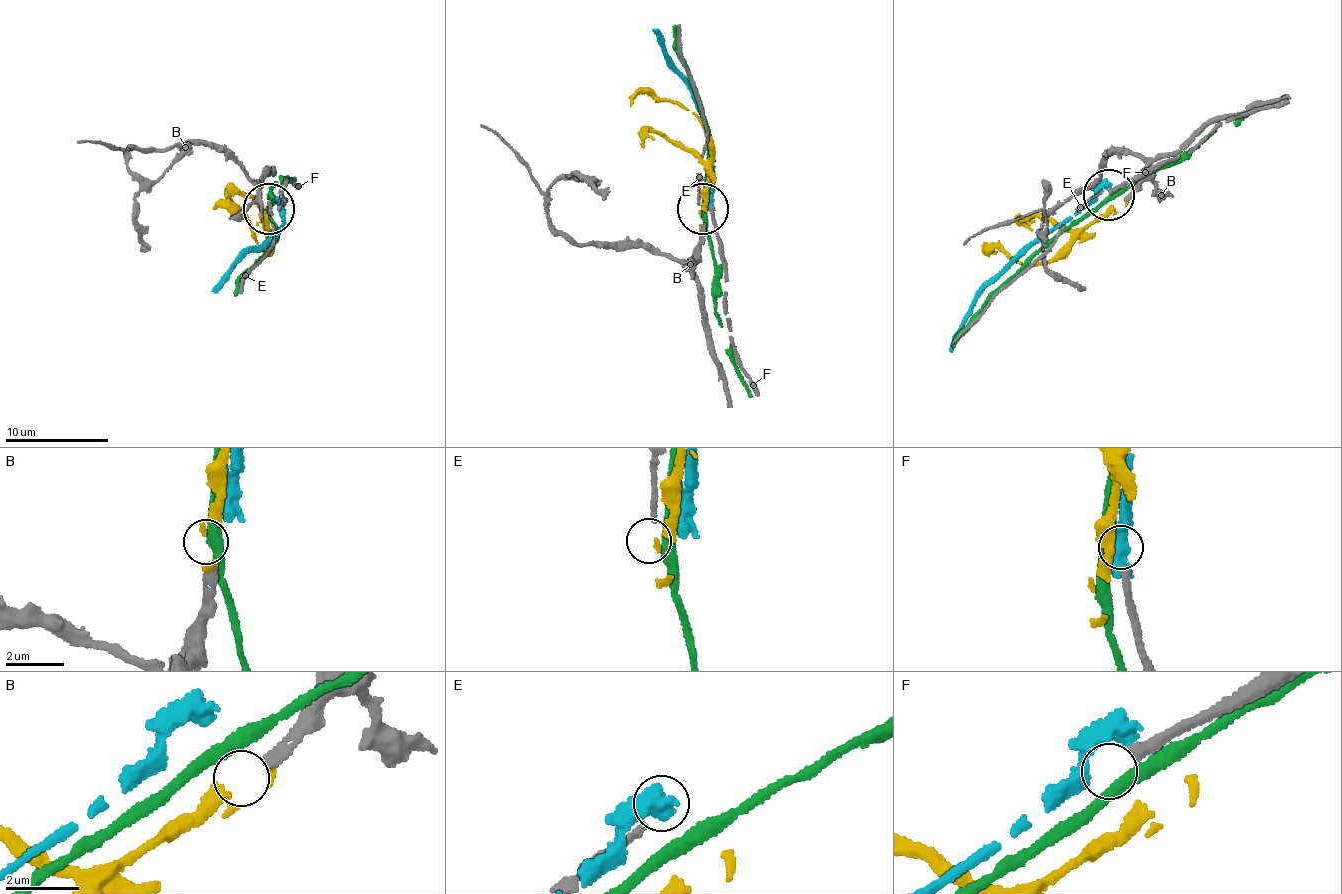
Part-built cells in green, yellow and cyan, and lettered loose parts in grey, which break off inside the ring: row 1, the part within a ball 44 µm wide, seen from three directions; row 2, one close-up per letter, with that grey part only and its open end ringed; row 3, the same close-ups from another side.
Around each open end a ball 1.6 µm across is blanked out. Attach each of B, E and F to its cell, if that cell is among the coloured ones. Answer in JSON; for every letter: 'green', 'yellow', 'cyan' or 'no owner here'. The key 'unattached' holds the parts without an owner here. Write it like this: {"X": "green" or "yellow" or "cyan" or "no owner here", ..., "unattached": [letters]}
{"B": "yellow", "E": "no owner here", "F": "cyan", "unattached": ["E"]}

